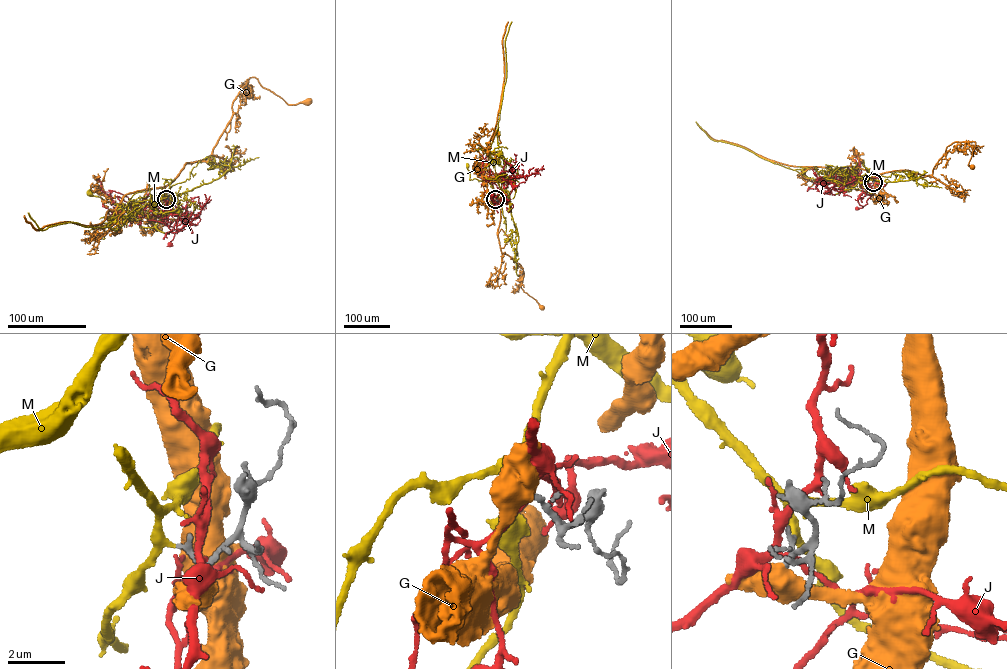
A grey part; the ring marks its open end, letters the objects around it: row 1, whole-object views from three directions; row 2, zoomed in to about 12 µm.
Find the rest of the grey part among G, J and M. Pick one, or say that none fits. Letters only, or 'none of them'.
M

